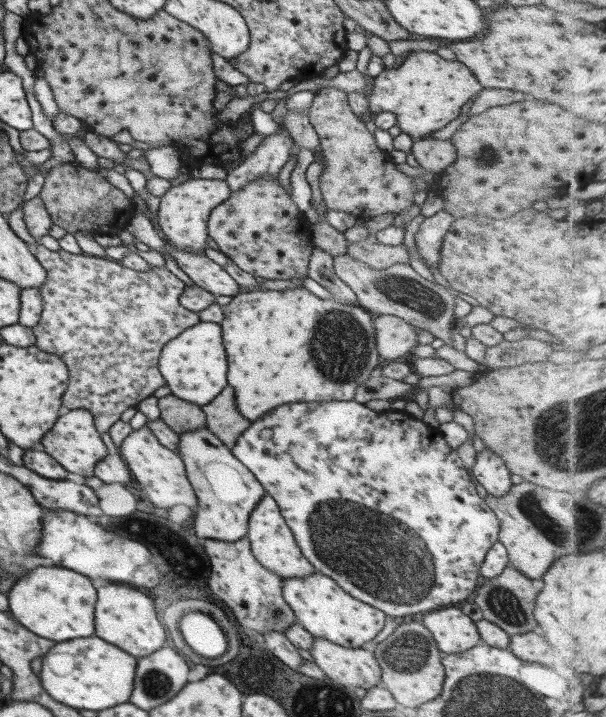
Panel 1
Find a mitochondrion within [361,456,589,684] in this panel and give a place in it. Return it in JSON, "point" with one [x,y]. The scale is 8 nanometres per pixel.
{"point":[410,652]}

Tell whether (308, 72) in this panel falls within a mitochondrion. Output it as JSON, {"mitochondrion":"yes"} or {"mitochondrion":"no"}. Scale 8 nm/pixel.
{"mitochondrion":"no"}

